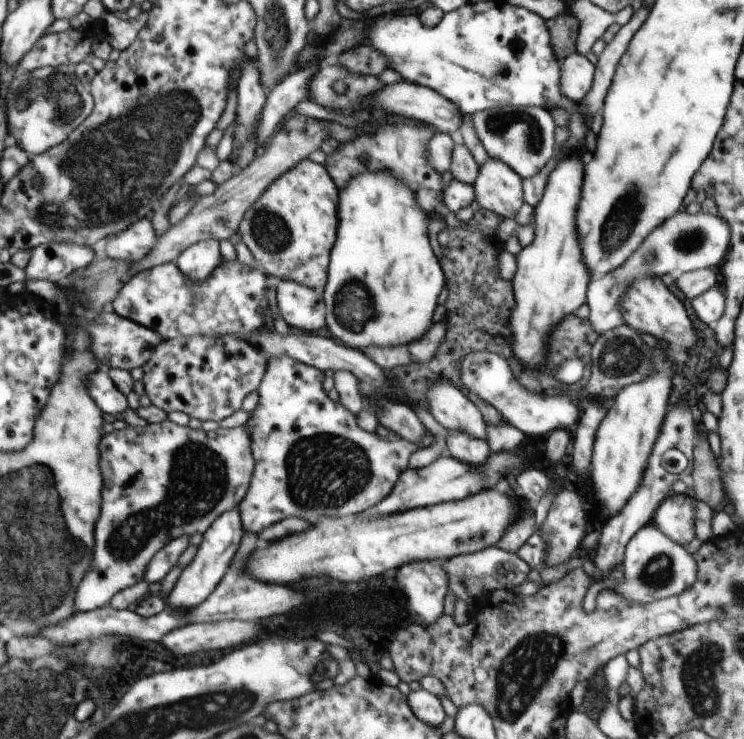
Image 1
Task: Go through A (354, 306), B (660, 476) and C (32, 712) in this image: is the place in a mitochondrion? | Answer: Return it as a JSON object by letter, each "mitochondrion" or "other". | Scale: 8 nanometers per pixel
{"A":"mitochondrion","B":"other","C":"mitochondrion"}

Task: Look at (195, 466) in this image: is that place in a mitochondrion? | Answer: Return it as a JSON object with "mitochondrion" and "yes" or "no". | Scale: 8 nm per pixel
{"mitochondrion":"yes"}

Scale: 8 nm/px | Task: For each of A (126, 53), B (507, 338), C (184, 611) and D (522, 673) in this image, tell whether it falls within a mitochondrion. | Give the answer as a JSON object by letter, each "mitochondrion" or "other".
{"A":"other","B":"other","C":"other","D":"mitochondrion"}

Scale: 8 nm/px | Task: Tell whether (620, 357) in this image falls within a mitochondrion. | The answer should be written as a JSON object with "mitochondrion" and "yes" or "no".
{"mitochondrion":"yes"}

